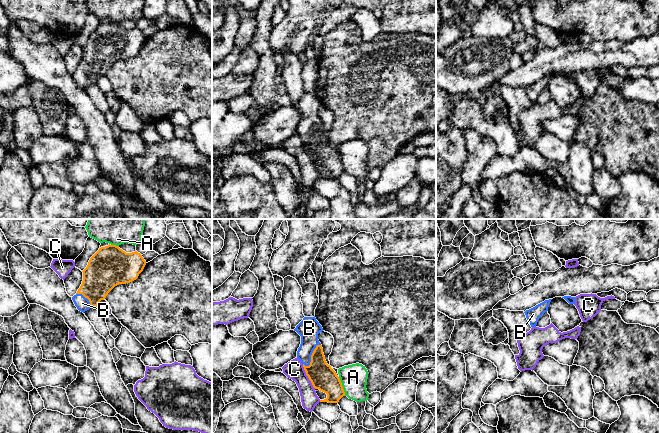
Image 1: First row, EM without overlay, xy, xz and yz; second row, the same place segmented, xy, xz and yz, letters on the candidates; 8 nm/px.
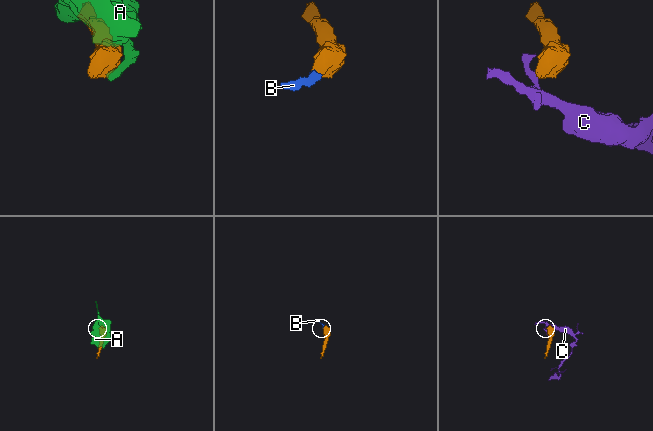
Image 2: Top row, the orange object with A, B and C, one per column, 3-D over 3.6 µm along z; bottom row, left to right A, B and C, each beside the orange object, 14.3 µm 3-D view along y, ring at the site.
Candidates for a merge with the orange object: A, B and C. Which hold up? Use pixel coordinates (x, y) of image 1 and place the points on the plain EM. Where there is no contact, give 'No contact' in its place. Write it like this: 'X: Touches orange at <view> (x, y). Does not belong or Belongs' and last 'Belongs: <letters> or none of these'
A: Touches orange at xz (342, 162). Does not belong
B: Touches orange at xz (311, 131). Belongs
C: Touches orange at xz (307, 151). Does not belong
Belongs: B

